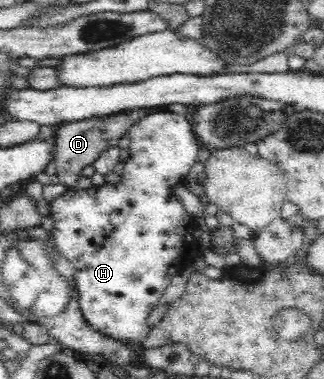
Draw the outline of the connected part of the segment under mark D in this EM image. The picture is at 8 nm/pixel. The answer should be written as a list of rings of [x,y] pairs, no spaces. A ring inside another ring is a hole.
[[[139,109],[123,111],[119,114],[103,118],[90,118],[89,120],[64,123],[55,132],[56,147],[53,164],[55,164],[60,183],[68,189],[75,189],[79,182],[80,172],[97,160],[101,151],[118,145],[119,139],[125,135],[131,122],[135,122],[139,116],[151,112],[151,109]]]

